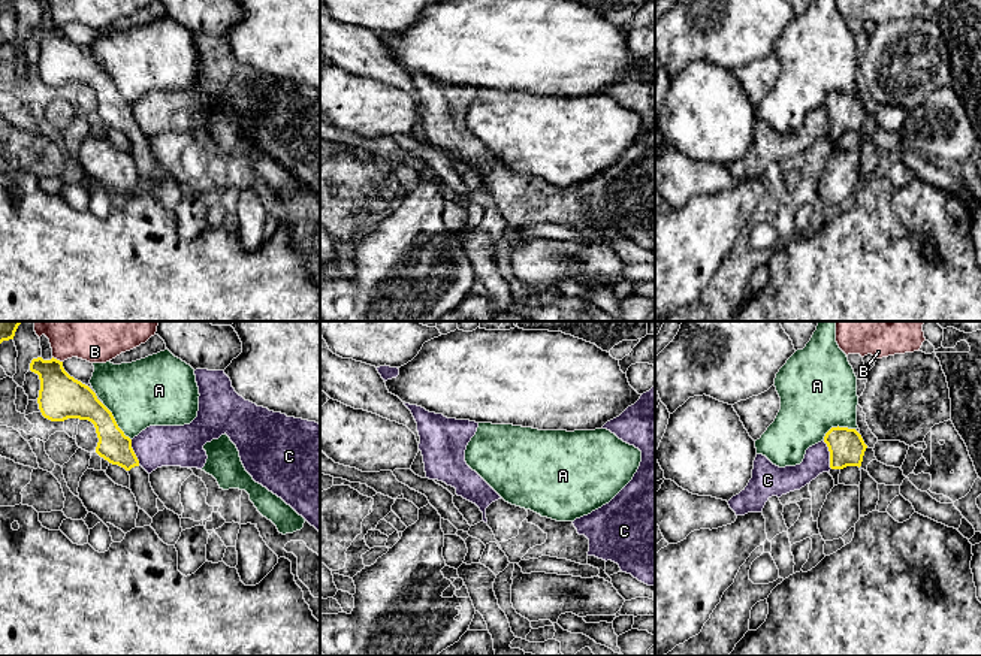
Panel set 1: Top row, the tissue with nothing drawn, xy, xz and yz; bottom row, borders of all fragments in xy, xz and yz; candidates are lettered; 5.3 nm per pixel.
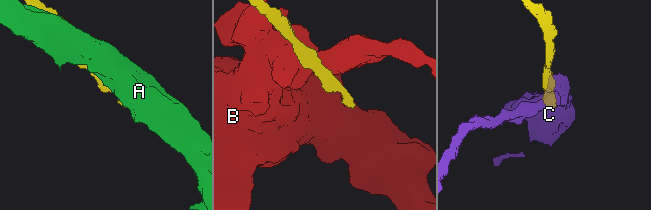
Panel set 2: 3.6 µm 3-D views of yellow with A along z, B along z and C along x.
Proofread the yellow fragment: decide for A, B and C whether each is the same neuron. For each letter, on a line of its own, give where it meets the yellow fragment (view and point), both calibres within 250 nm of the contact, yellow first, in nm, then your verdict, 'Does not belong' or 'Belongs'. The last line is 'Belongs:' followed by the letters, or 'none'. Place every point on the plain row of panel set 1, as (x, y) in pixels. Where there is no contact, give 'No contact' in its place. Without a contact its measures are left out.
A: Touches yellow at xy (115, 87). Thickness 190 nm (yellow) against 360 nm. Does not belong
B: Touches yellow at xy (56, 24). Thickness 240 nm (yellow) against 160 nm. Does not belong
C: Touches yellow at yz (830, 120). Thickness 190 nm (yellow) against 140 nm. Does not belong
Belongs: none

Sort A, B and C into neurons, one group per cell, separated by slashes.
A / B / C

